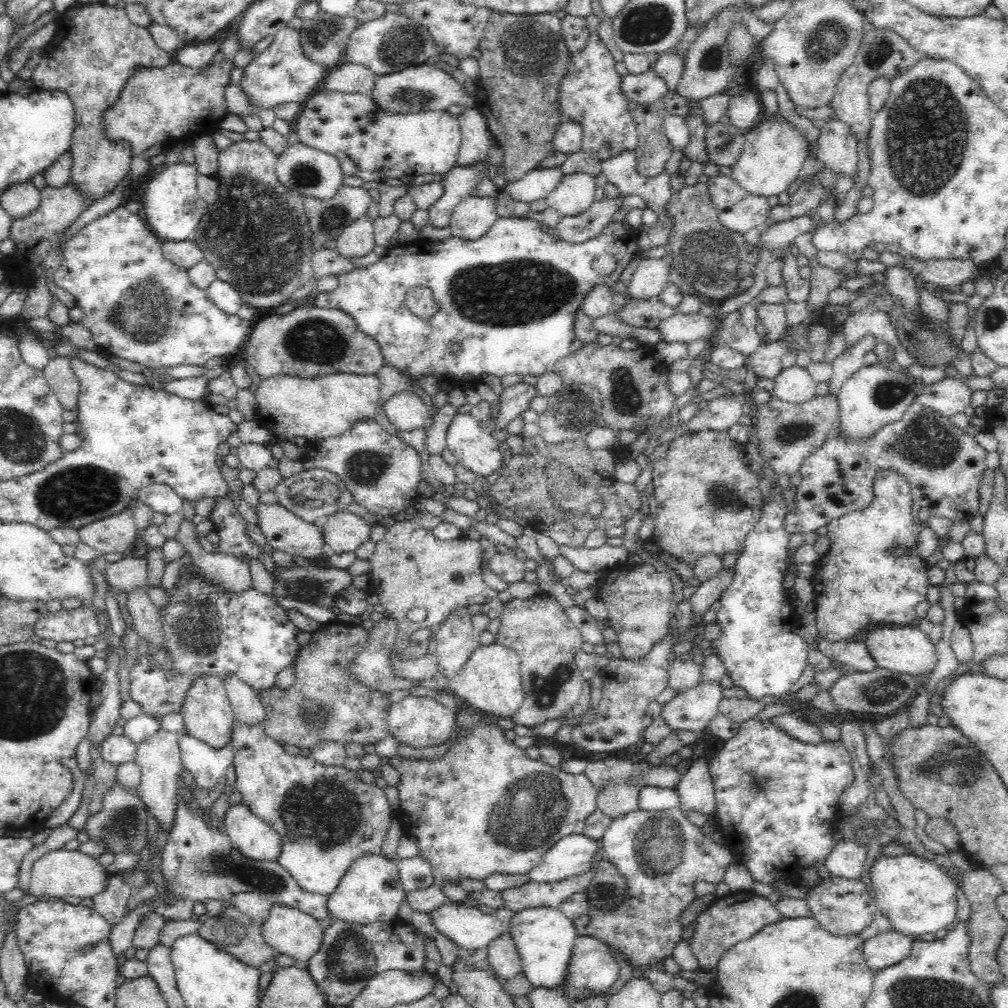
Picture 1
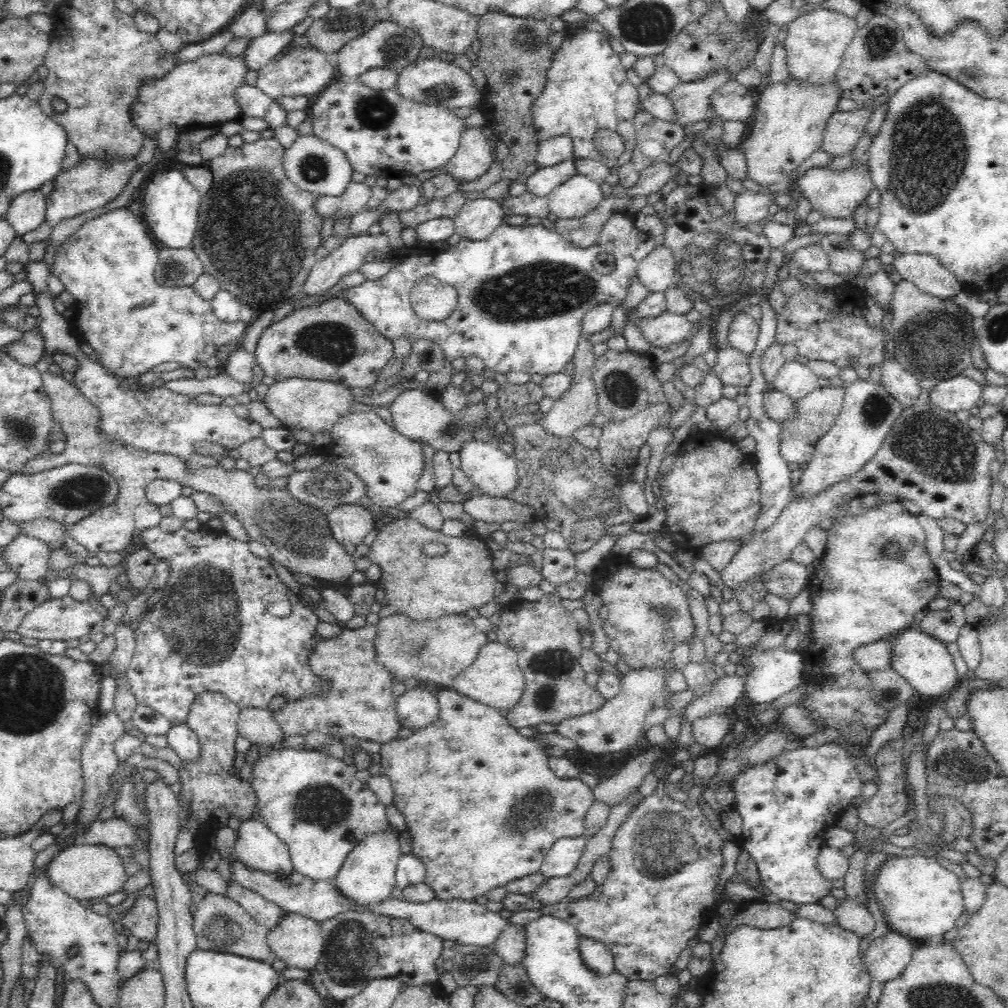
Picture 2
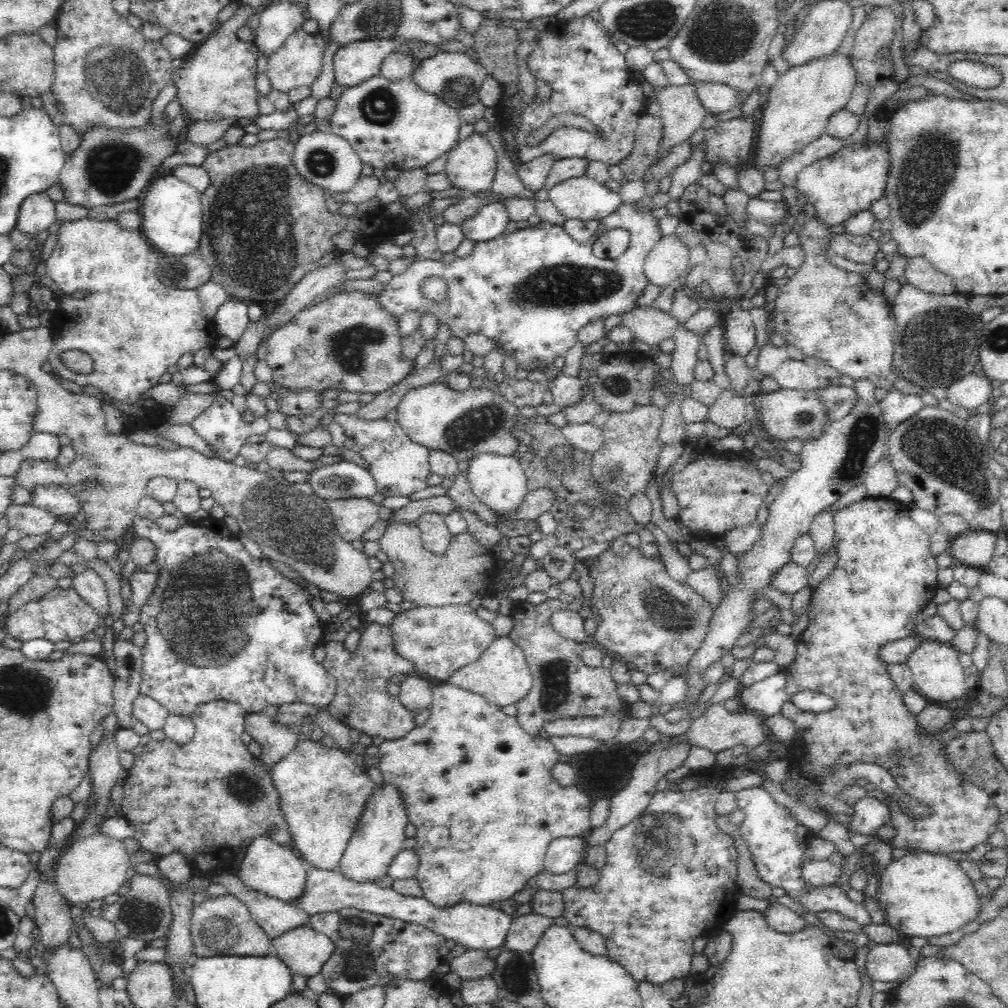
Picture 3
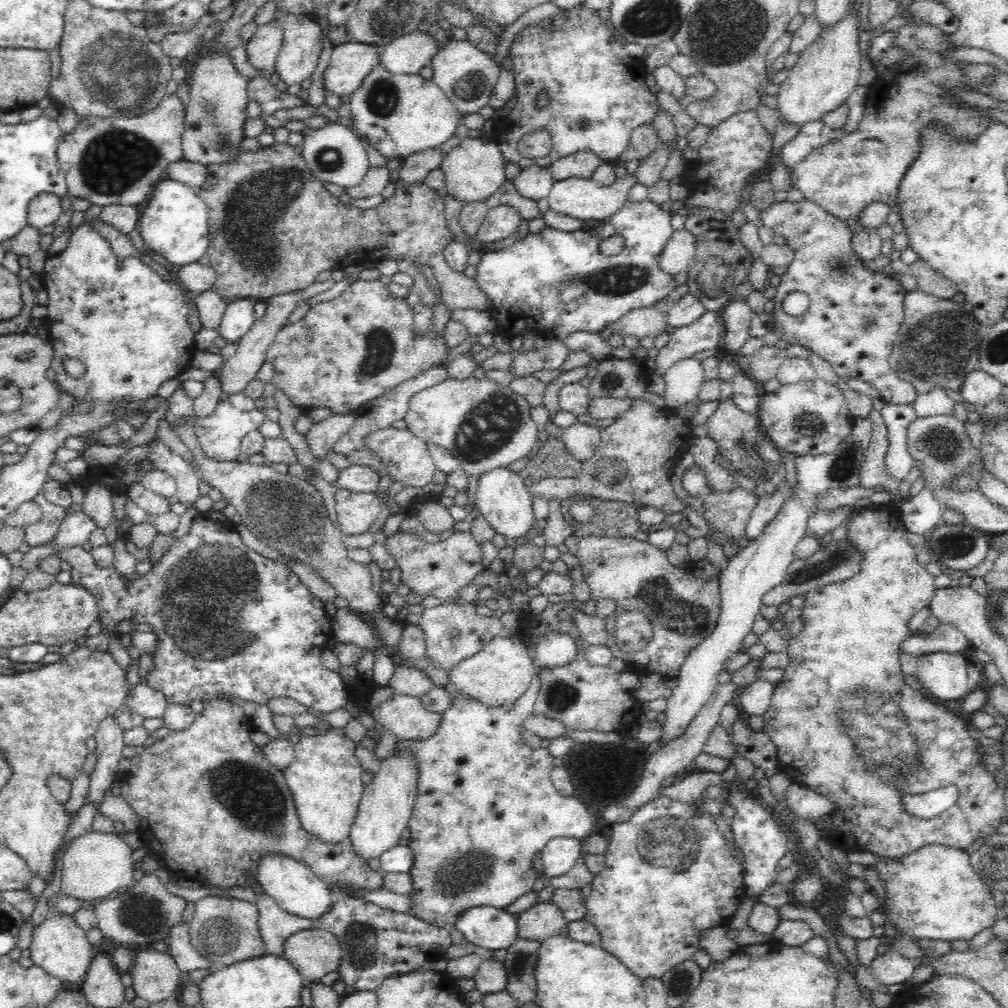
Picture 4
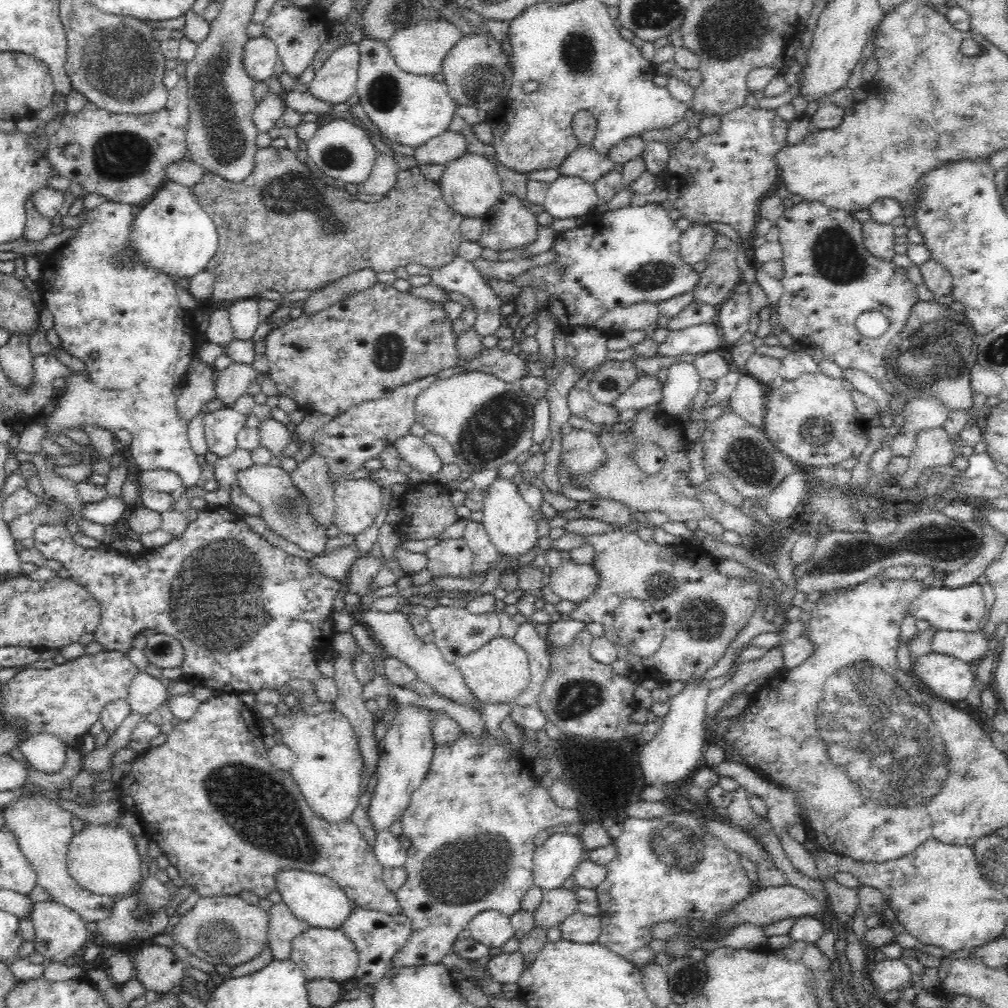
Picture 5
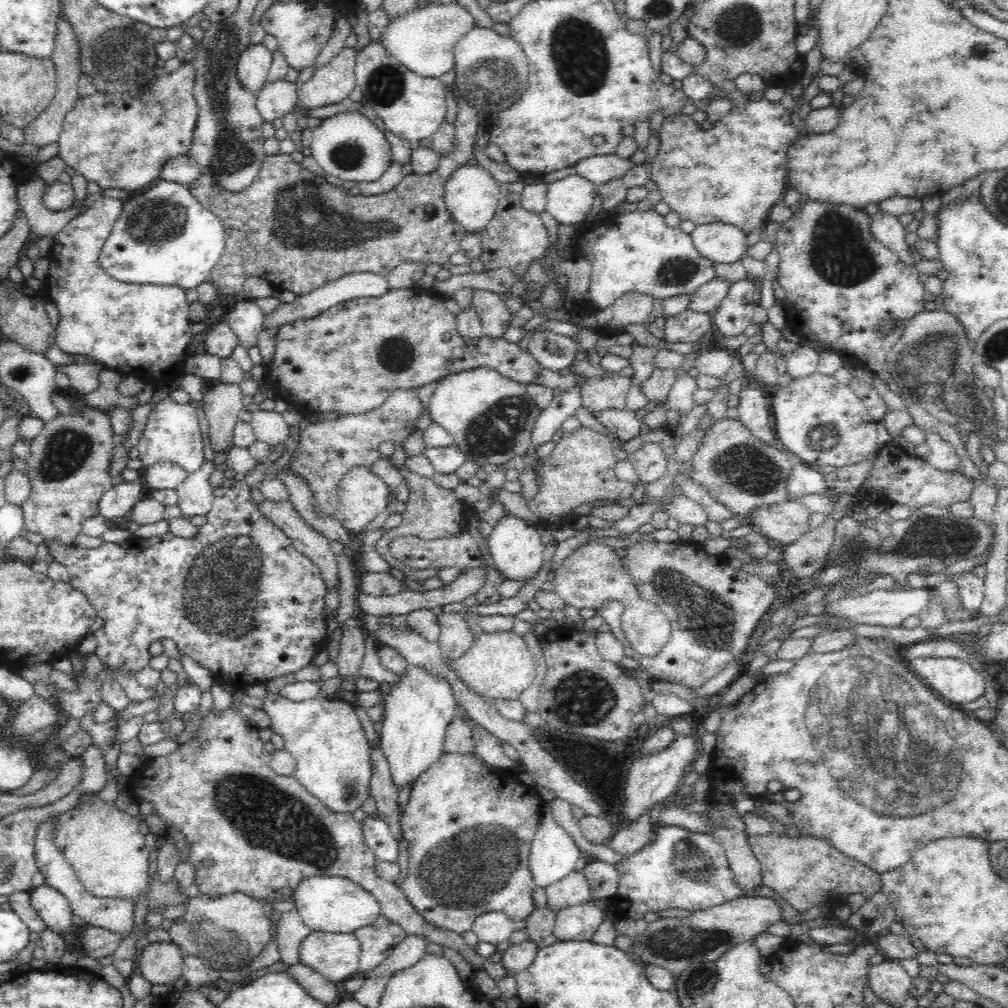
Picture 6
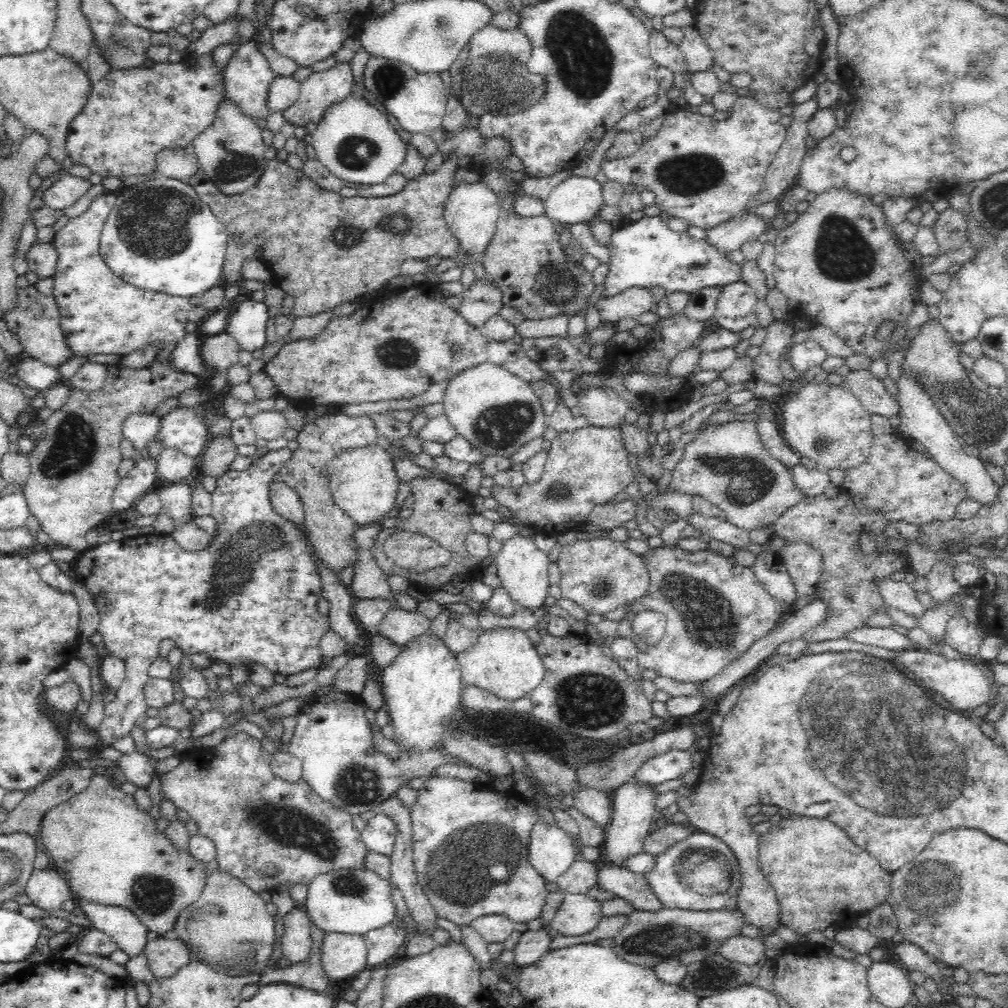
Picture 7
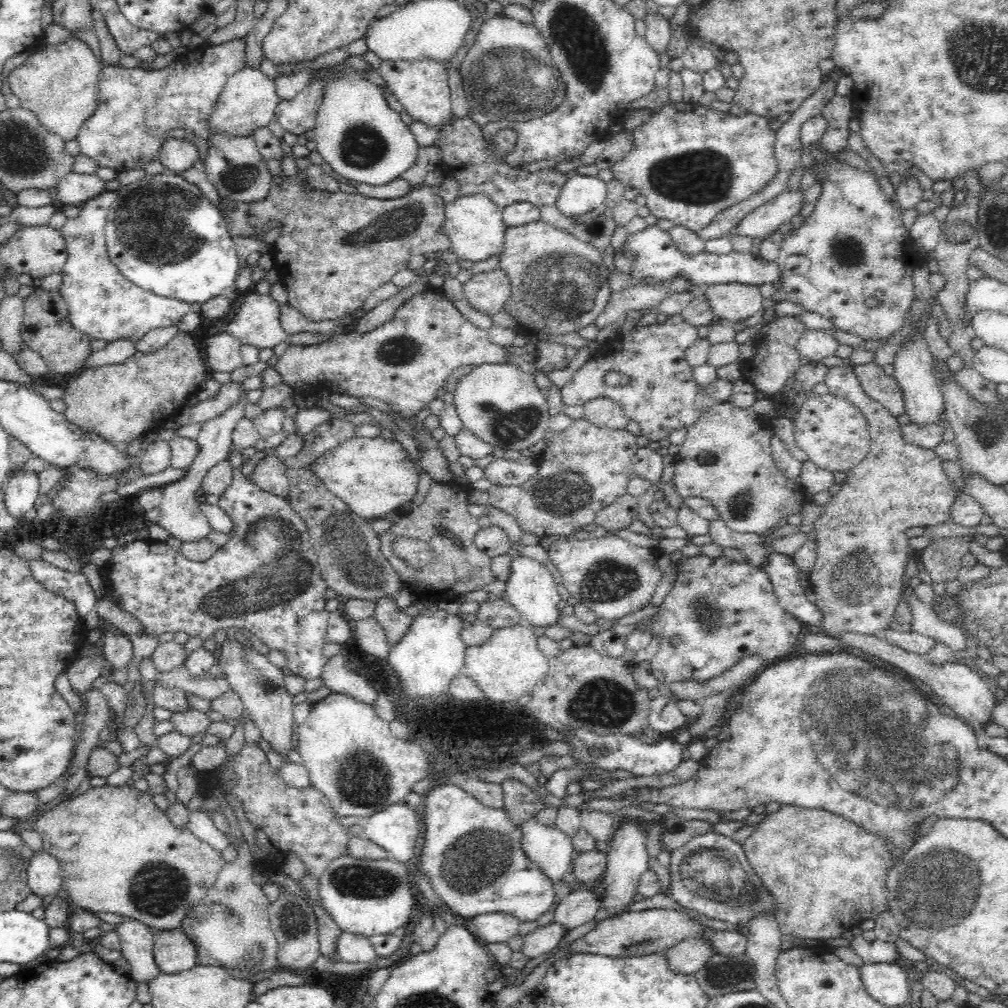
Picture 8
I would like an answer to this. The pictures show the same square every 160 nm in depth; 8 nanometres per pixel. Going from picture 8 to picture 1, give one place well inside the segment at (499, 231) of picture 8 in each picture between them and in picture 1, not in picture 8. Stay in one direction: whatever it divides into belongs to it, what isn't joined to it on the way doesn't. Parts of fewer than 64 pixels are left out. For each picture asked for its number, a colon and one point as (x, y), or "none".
1: (476, 140)
2: (474, 156)
3: (471, 165)
4: (474, 169)
5: (470, 185)
6: (471, 194)
7: (472, 209)

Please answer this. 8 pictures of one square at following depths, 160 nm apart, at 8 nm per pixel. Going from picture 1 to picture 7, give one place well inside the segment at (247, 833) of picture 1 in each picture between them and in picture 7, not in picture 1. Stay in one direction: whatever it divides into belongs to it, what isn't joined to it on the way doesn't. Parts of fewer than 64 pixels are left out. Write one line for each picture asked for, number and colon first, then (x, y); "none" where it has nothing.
2: (256, 846)
3: (271, 868)
4: (294, 886)
5: (316, 899)
6: (329, 904)
7: (346, 901)

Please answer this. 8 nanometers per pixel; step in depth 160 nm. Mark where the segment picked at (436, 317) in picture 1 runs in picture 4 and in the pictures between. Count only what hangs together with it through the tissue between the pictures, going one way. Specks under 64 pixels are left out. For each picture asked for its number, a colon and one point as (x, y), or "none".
2: (522, 292)
3: (530, 291)
4: (552, 283)

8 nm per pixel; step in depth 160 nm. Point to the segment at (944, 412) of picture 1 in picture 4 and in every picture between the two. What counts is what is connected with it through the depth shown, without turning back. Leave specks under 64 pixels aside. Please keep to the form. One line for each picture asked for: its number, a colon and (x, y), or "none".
2: (958, 393)
3: (970, 391)
4: (979, 387)

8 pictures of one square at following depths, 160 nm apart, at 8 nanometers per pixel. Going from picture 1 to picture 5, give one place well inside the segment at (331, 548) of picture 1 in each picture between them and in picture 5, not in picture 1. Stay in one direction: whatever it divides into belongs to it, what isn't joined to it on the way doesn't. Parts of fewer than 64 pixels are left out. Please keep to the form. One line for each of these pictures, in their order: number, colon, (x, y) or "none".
2: (349, 524)
3: (352, 517)
4: (356, 511)
5: (357, 502)

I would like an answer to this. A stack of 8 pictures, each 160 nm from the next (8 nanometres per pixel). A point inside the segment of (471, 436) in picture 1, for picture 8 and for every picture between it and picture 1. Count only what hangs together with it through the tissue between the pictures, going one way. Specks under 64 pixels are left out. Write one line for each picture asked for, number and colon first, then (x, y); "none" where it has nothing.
2: (486, 464)
3: (498, 481)
4: (502, 497)
5: (512, 525)
6: (514, 543)
7: (523, 569)
8: (530, 588)

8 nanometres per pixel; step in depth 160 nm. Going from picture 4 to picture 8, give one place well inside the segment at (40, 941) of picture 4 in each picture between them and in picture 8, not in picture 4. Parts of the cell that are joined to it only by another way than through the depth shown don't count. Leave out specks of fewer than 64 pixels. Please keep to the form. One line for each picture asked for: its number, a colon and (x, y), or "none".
5: (60, 933)
6: (54, 909)
7: (48, 889)
8: (44, 877)

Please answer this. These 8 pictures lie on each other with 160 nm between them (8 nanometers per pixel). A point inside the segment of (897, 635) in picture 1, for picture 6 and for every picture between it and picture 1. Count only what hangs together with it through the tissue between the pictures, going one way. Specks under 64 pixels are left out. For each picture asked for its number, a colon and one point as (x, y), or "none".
2: (924, 661)
3: (937, 675)
4: (943, 674)
5: (950, 679)
6: (957, 683)

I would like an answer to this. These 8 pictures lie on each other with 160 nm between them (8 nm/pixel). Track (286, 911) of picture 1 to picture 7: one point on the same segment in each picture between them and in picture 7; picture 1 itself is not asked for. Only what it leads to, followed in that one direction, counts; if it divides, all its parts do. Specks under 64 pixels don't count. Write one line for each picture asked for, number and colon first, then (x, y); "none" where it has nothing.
2: (296, 940)
3: (303, 949)
4: (314, 952)
5: (322, 953)
6: (335, 956)
7: (342, 955)

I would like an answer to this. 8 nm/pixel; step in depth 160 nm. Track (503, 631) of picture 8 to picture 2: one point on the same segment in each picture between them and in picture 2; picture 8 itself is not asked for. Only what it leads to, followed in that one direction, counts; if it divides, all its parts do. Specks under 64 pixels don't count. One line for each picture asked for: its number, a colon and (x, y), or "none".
2: (494, 679)
3: (501, 676)
4: (502, 672)
5: (497, 673)
6: (499, 665)
7: (504, 661)

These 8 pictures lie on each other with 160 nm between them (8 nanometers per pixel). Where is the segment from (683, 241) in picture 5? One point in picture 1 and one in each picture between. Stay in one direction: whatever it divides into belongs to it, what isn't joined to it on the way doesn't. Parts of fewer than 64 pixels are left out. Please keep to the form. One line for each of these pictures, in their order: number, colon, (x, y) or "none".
1: (648, 279)
2: (656, 271)
3: (664, 264)
4: (678, 252)

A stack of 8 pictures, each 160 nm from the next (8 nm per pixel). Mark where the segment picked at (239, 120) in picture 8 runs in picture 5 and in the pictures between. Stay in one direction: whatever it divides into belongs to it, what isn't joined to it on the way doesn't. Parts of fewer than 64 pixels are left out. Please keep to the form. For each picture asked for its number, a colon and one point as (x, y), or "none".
5: (260, 54)
6: (252, 68)
7: (248, 77)

